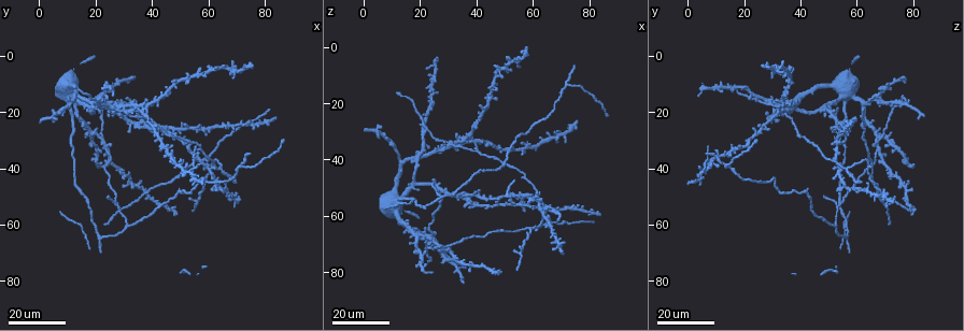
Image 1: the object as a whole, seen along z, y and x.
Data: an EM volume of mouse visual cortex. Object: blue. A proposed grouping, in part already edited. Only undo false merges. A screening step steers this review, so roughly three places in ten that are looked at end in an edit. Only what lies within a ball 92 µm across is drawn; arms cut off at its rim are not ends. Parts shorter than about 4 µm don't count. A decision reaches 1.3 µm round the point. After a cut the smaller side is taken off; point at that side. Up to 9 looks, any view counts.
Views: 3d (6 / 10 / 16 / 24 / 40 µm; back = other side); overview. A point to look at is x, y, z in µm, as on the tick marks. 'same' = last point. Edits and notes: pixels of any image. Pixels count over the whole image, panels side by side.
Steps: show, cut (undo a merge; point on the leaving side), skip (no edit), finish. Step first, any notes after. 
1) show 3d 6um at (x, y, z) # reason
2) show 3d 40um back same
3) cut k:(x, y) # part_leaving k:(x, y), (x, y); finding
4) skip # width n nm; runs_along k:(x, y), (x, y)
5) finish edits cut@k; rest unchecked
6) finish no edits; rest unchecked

show 3d 24um at (72, 40, 13) # three arms meet

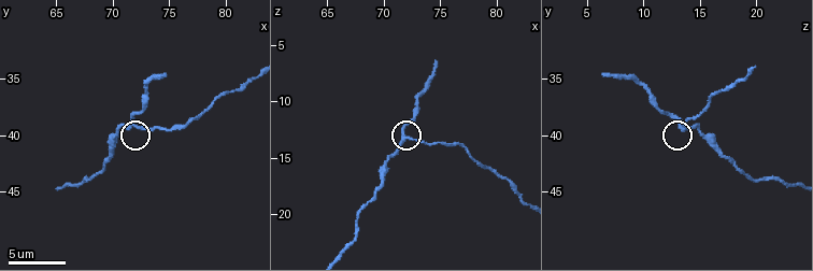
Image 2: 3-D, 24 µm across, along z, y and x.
show 3d 10um at (71.8, 38.8, 13.4)

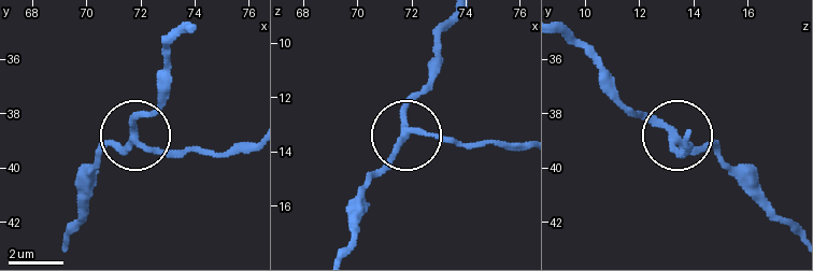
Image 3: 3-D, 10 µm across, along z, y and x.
show 3d 10um back at (71.8, 38.9, 13.3) # from behind

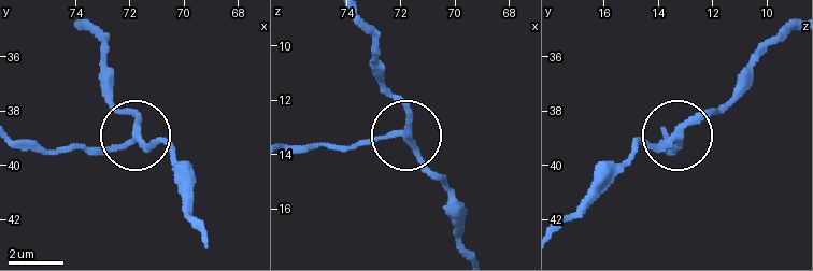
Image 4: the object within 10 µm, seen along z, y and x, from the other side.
skip # side_arm 10 um; arms 3; one neuron here

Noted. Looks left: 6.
show 3d 16um at (31, 60, 53) # three-way junction

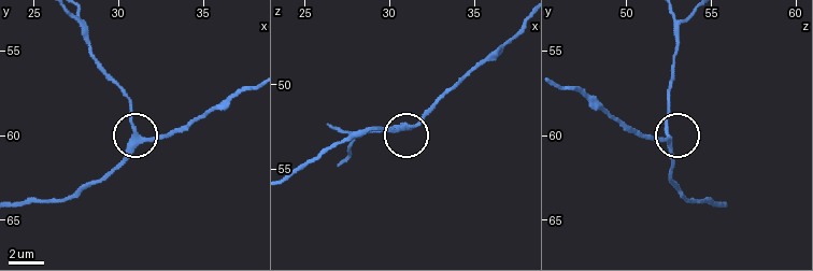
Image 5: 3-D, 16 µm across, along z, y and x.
show 3d 6um at (31.3, 60.3, 52.5) # zoom in

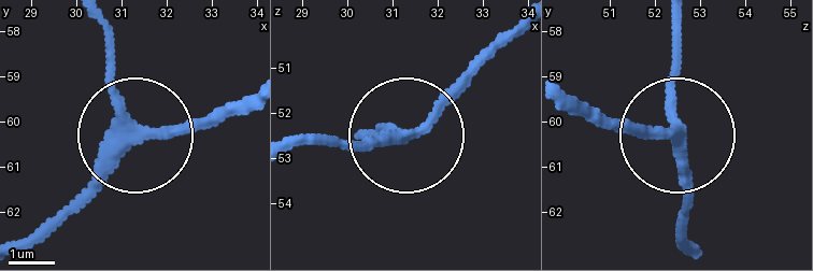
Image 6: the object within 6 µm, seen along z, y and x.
skip # width 270 nm; runs_along 6:(676, 25), (687, 241); continuous, no second neuron

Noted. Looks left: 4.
show 3d 16um at (28, 54, 53) # side arm on a straight run

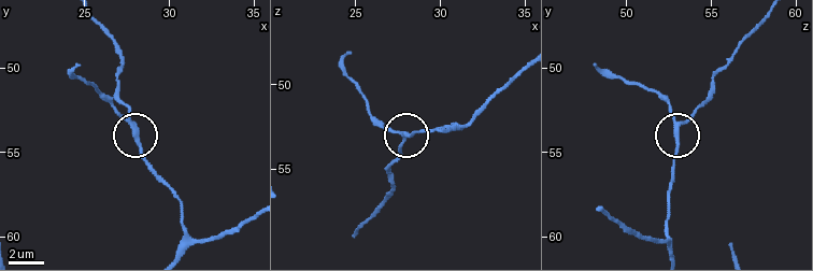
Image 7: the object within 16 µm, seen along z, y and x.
show 3d 10um at (27.9, 53.6, 53.0)

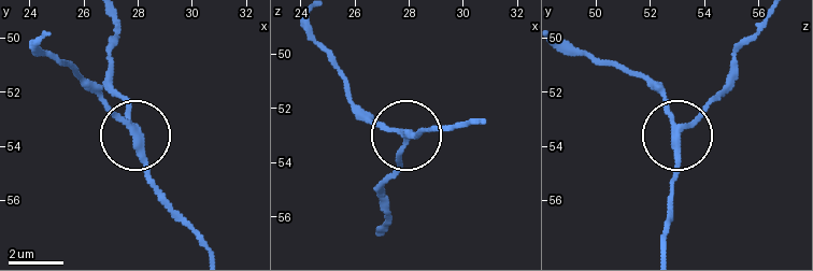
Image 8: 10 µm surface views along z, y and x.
skip # arms 3; runs_along 8:(767, 22), (735, 56), (725, 84), (679, 128), (662, 86); continuous, no second neuron

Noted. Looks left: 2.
show 3d 24um at (54, 41, 5) # three-way junction

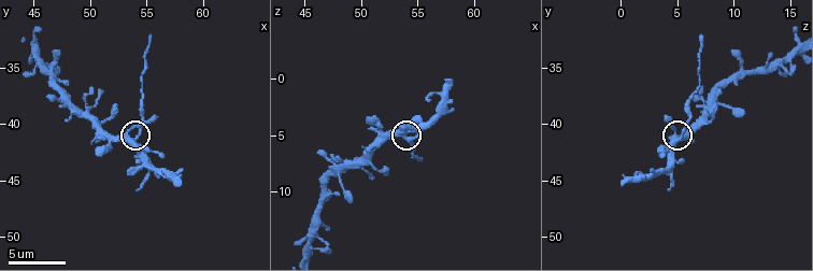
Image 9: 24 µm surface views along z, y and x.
show 3d 6um at (54.2, 41.2, 5.2) # zoom in

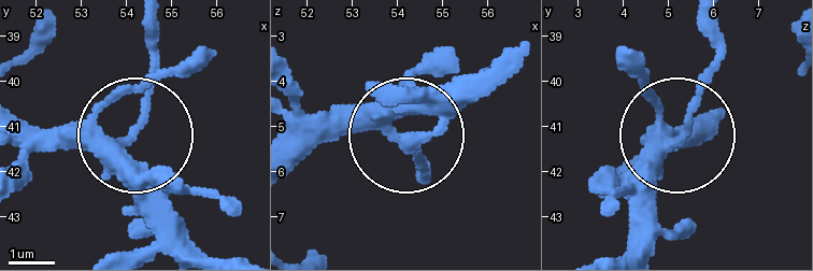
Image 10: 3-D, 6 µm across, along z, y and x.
cut 10:(153, 52) # side_arm 8 um; part_leaving 10:(144, 120), (156, 20); two neurons meet here

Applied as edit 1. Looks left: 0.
finish edits cut@10; rest unchecked

